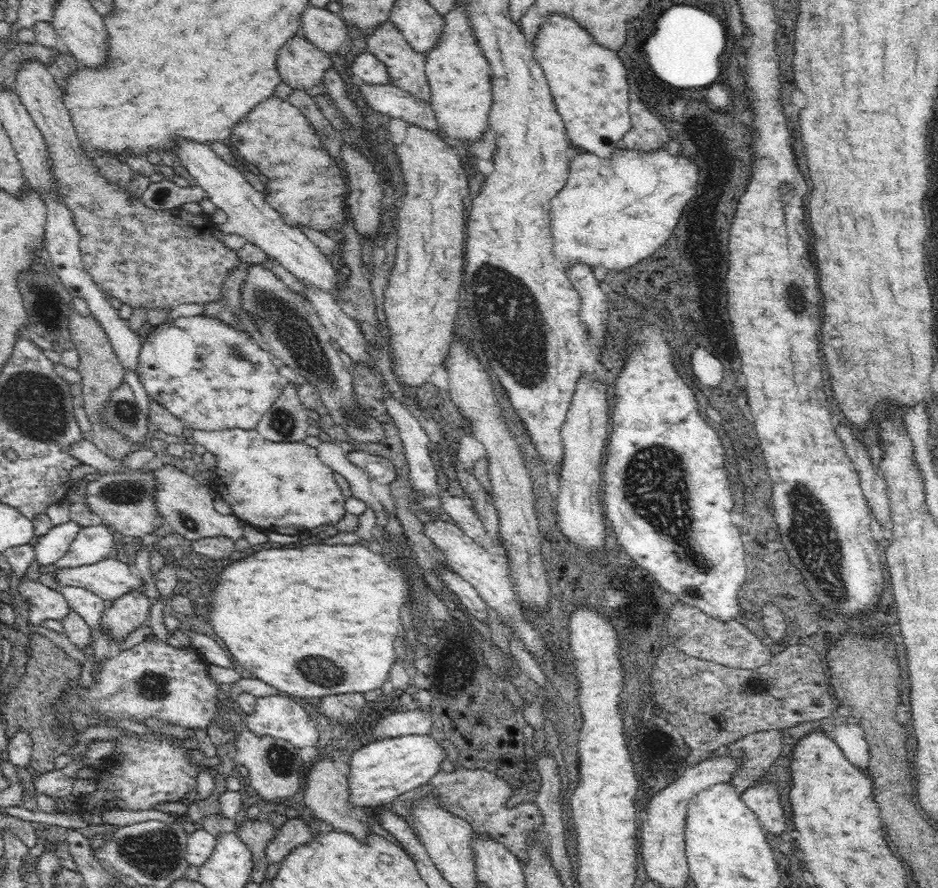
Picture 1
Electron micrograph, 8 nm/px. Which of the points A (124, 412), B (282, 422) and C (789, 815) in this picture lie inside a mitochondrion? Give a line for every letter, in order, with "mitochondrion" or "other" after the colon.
A: mitochondrion
B: mitochondrion
C: other

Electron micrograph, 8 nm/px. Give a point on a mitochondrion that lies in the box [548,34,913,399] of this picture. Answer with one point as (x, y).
(799, 298)

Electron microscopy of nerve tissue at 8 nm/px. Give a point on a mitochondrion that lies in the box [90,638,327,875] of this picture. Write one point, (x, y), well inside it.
(153, 688)

